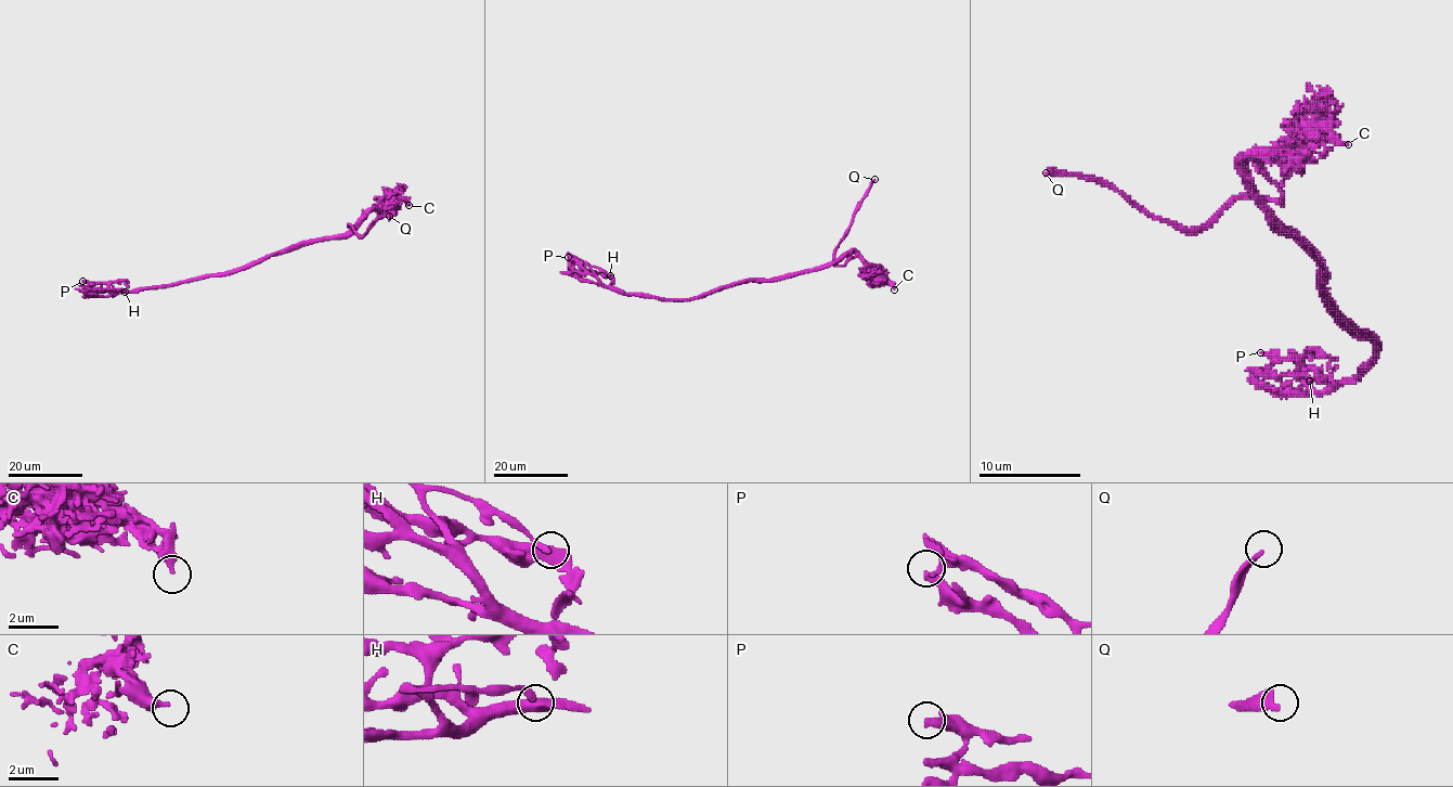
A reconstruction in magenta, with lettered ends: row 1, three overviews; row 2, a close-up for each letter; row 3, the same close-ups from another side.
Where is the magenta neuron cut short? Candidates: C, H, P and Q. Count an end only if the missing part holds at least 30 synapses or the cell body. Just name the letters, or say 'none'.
Q

